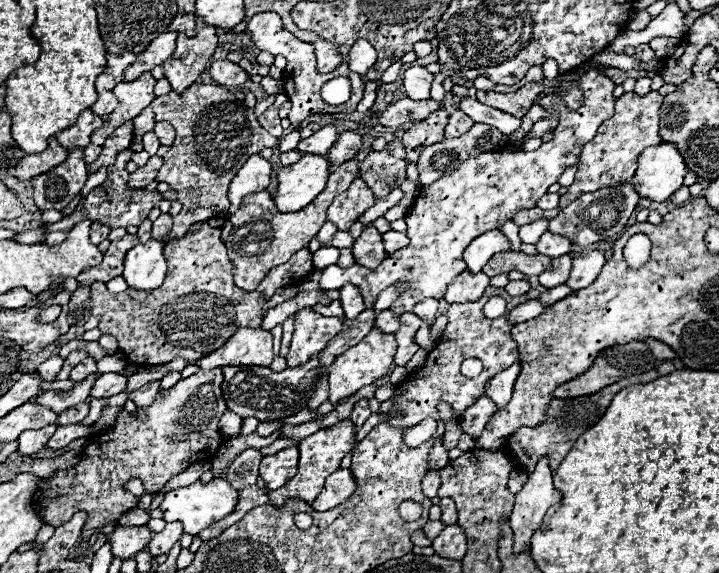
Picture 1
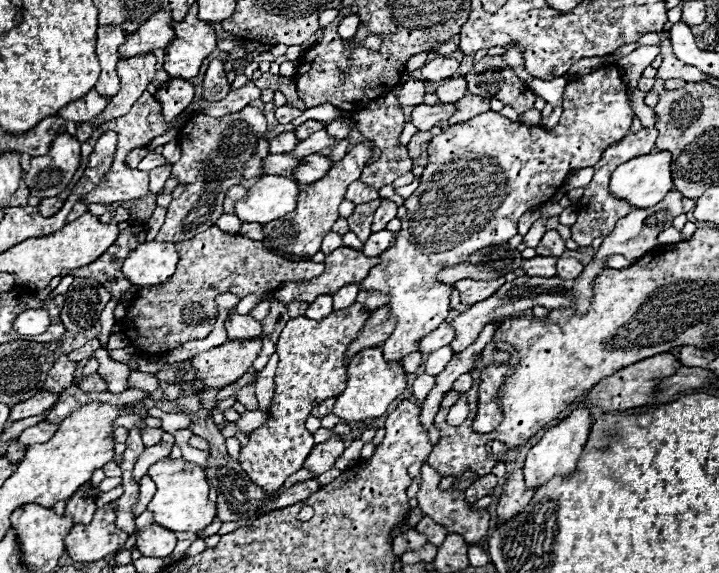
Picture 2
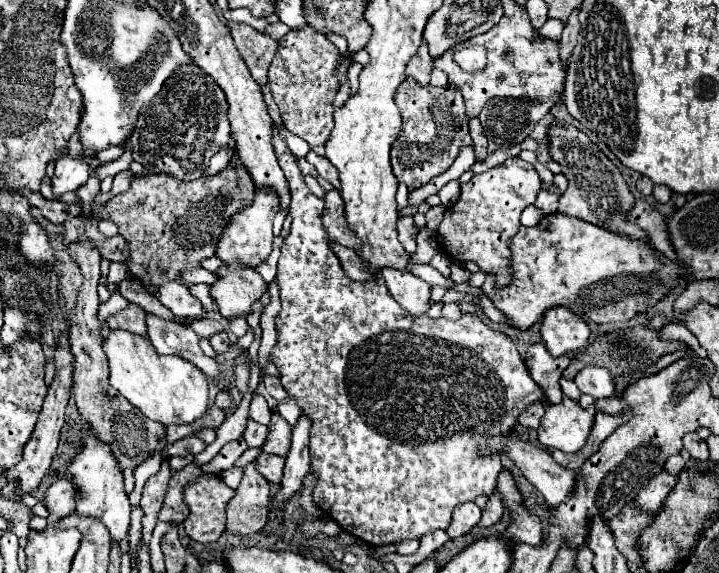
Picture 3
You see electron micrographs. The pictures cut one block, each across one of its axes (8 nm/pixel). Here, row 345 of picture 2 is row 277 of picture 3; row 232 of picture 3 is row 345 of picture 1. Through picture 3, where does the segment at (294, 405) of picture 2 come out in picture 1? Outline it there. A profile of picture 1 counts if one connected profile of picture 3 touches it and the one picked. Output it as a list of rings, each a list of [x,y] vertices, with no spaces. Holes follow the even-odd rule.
[[[304,308],[296,314],[294,320],[294,334],[288,348],[286,364],[296,368],[312,358],[312,354],[322,352],[328,342],[340,332],[342,328],[340,318],[326,318],[316,314],[312,308]]]

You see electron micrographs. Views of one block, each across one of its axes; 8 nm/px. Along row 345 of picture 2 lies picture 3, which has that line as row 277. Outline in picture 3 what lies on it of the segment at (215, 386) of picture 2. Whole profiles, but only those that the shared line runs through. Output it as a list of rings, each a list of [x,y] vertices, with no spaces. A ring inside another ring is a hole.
[[[222,264],[220,280],[212,286],[212,298],[226,320],[248,318],[252,304],[266,294],[266,282],[256,270],[236,268],[236,264]]]

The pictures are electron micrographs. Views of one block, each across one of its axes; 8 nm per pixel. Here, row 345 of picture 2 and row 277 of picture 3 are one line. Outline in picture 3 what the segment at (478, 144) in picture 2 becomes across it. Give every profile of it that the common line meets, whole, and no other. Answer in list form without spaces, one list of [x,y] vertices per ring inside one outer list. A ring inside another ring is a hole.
[[[382,268],[380,270],[386,288],[390,290],[392,298],[410,314],[420,316],[428,310],[430,302],[430,284],[412,276],[408,270],[396,268]]]

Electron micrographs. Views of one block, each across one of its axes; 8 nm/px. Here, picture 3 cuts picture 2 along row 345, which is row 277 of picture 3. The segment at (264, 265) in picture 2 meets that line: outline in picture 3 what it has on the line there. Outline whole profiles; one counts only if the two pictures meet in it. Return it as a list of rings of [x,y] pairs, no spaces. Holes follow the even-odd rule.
[[[228,164],[214,176],[202,174],[190,182],[178,180],[174,174],[134,176],[130,190],[102,204],[98,216],[118,226],[130,246],[126,260],[130,274],[154,296],[162,284],[180,280],[184,270],[202,268],[202,260],[216,256],[216,246],[230,218],[250,206],[254,194],[254,180],[244,164]]]

